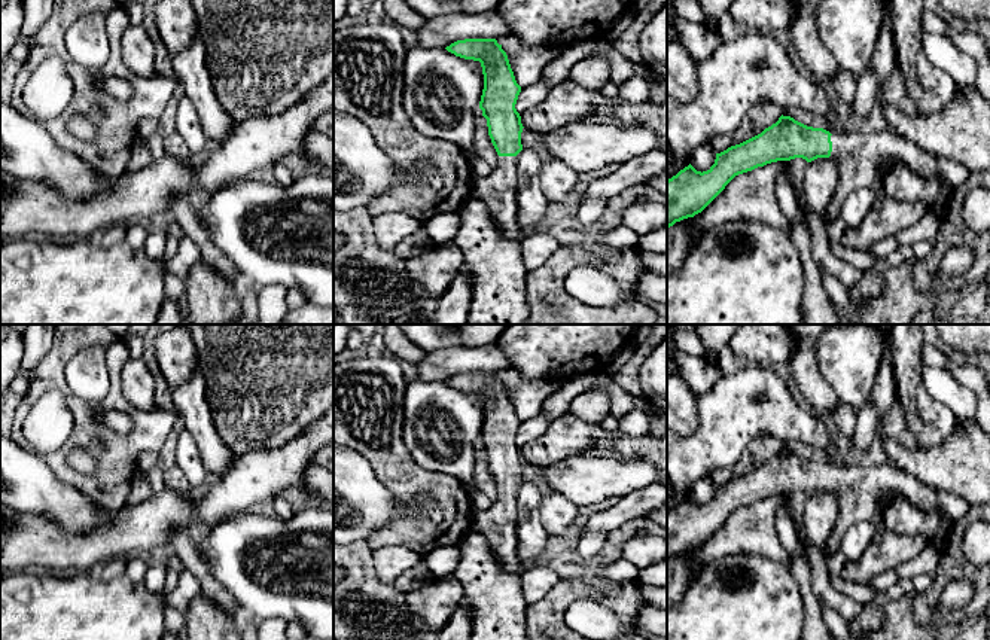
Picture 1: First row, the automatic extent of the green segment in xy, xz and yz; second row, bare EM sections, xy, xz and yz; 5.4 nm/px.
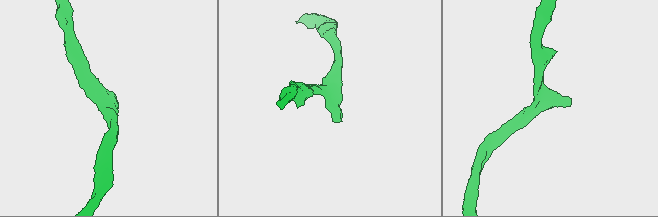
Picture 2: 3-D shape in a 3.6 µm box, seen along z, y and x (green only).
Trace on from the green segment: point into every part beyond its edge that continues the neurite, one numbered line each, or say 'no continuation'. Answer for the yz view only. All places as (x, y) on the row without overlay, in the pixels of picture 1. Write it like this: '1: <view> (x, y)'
1: yz (862, 491)

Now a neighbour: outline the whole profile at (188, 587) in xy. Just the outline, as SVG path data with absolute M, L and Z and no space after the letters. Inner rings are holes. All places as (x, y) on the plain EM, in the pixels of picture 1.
M188 570L179 573L177 586L165 595L168 604L180 612L186 612L191 601L201 592L198 579Z

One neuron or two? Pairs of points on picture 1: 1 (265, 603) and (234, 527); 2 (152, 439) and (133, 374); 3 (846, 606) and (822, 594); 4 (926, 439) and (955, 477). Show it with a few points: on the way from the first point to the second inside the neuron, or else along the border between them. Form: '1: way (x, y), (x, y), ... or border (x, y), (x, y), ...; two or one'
1: way (249, 584), (238, 572), (235, 546); one
2: border (154, 408), (136, 411); two
3: way (840, 603), (828, 596); one
4: border (957, 423), (940, 444), (917, 447); two

